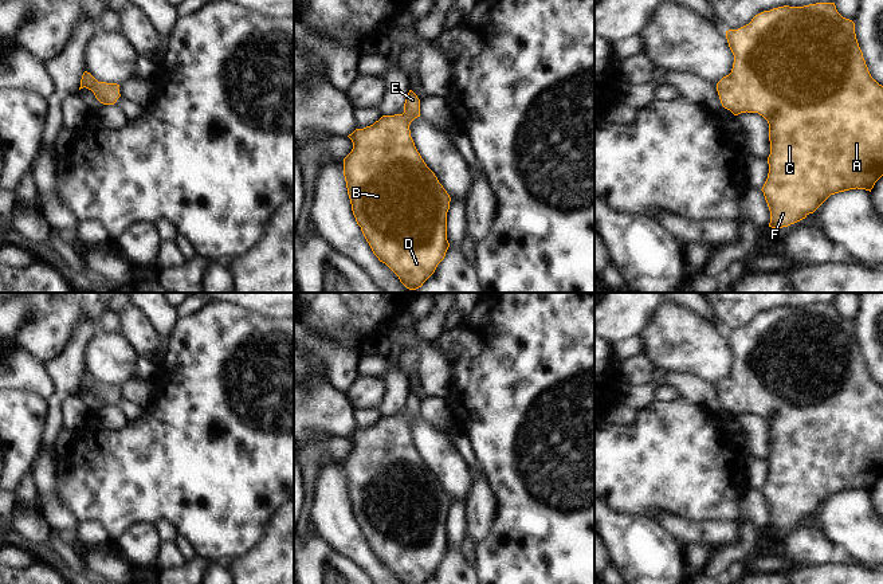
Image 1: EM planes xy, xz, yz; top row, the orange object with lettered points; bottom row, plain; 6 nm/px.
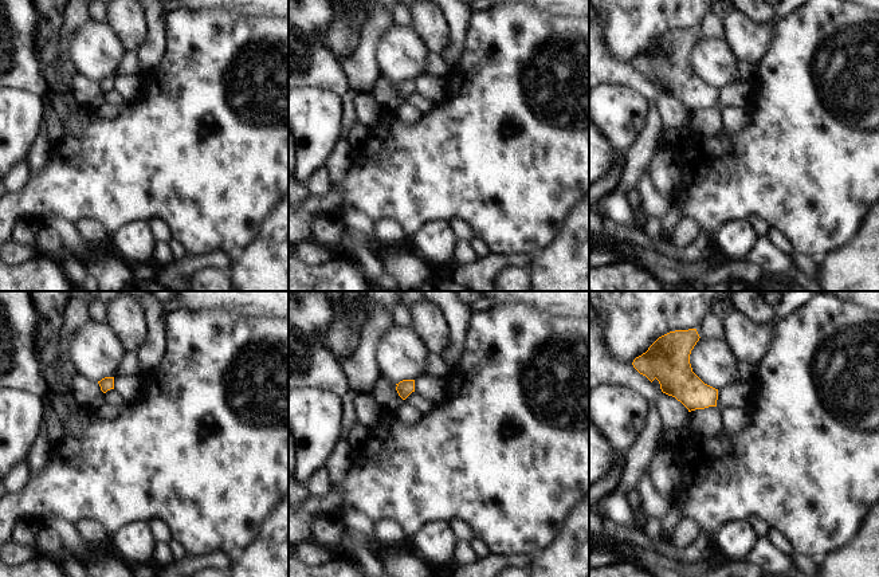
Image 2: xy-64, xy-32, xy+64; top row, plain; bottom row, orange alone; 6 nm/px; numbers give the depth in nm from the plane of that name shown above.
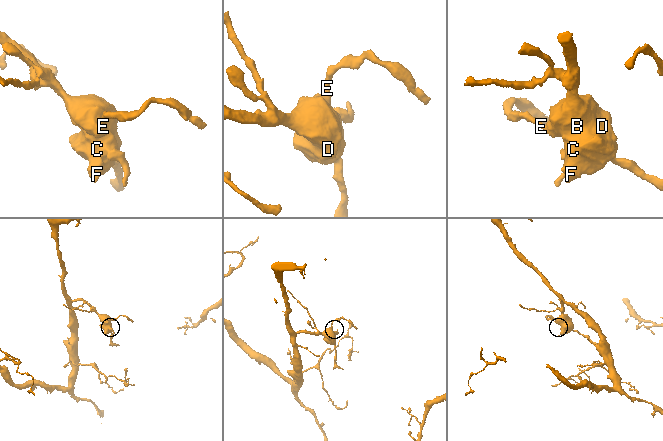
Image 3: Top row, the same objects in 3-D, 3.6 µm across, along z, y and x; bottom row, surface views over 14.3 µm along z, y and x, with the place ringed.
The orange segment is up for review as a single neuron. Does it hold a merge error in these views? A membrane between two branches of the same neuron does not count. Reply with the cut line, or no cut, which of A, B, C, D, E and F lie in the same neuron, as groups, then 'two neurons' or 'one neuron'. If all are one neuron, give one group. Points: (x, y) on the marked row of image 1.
no cut | A B C D E F | one neuron

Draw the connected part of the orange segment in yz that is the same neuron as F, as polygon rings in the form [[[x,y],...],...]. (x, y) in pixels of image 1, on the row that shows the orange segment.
[[[816,3],[804,7],[784,5],[756,15],[749,24],[738,30],[726,31],[726,39],[734,55],[734,63],[731,72],[717,83],[717,91],[722,106],[730,110],[734,115],[746,111],[758,113],[769,124],[769,173],[761,189],[770,211],[769,227],[782,228],[805,219],[831,195],[856,188],[871,192],[875,183],[883,176],[883,86],[879,85],[868,71],[856,39],[855,23],[843,17],[837,12],[835,3]]]

